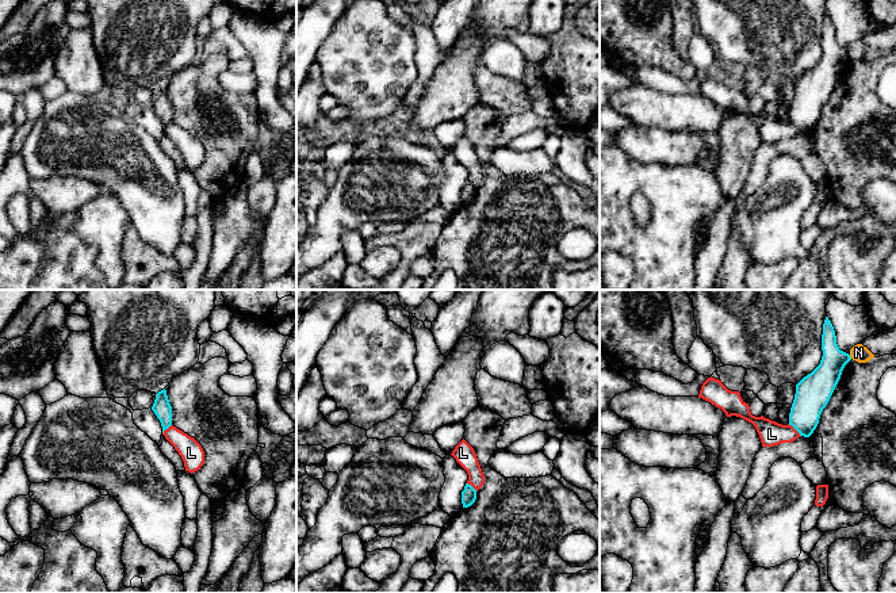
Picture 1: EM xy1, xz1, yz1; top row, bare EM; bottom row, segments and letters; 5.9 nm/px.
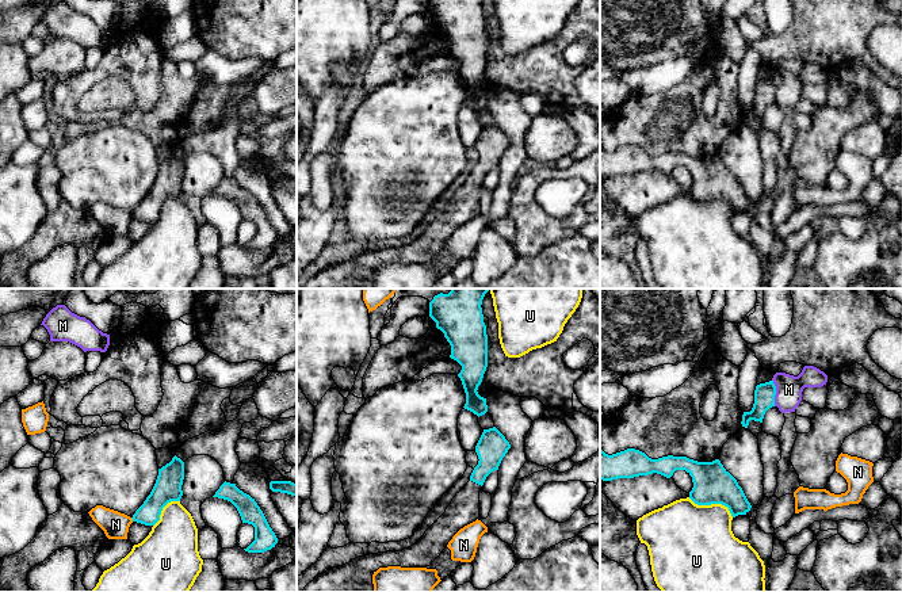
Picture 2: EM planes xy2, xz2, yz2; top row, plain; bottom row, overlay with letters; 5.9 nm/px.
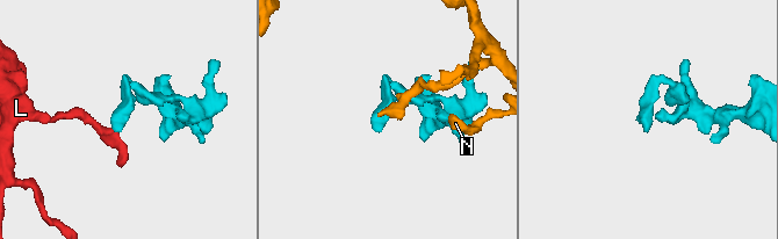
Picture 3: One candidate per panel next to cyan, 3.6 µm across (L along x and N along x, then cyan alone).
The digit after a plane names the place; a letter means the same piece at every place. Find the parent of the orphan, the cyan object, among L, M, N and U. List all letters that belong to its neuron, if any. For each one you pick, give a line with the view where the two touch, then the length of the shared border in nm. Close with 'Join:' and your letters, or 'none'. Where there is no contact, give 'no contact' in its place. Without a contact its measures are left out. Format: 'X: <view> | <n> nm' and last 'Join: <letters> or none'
Join: none

